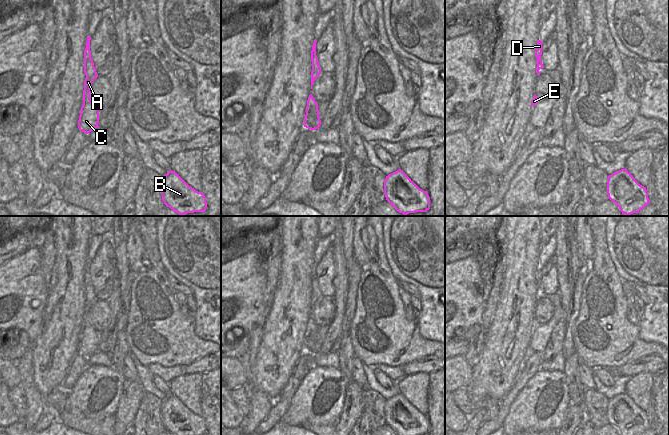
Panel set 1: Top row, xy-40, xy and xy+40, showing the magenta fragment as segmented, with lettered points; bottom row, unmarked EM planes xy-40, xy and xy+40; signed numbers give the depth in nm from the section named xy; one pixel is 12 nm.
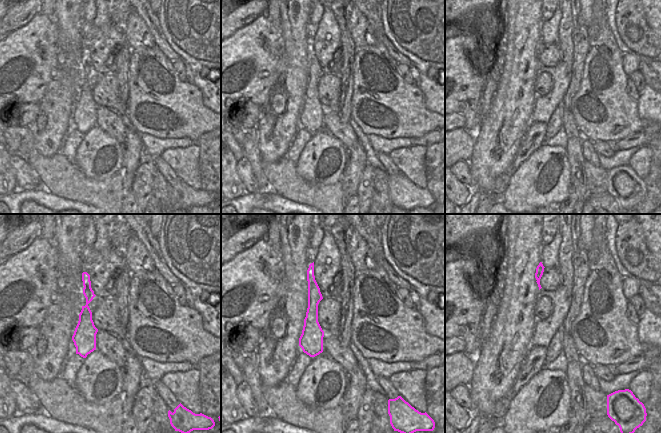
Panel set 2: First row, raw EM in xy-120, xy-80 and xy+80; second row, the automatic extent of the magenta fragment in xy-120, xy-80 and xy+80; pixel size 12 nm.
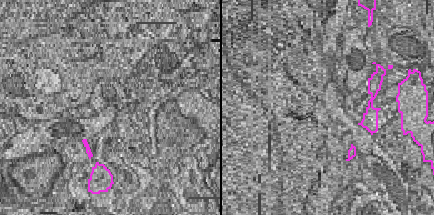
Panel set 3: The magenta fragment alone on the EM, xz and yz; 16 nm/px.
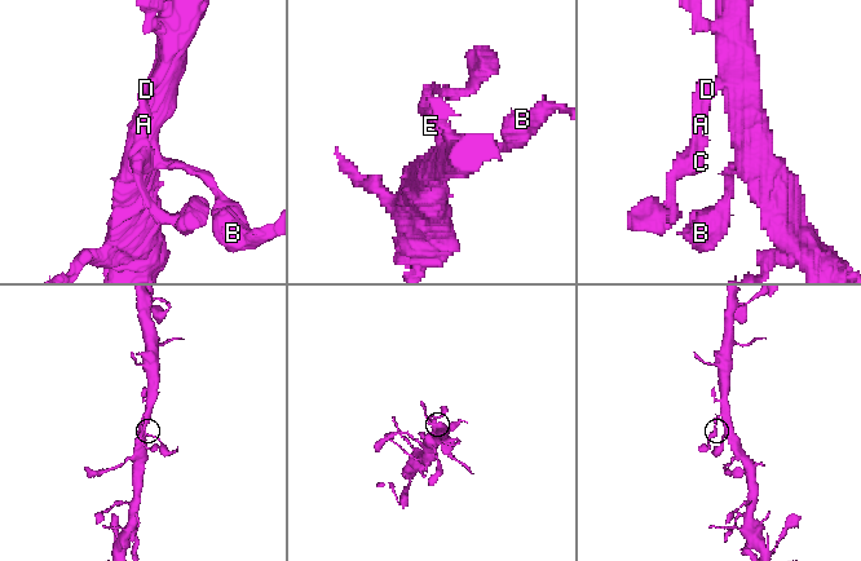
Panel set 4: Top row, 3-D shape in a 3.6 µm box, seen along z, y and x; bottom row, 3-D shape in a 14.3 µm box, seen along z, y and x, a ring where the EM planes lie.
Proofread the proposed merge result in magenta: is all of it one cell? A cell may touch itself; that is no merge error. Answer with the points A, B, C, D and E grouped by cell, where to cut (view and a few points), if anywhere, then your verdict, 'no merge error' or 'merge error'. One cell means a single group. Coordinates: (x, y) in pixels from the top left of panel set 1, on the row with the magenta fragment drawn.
A C E / B D | xy+40 (537, 57), (539, 58) | merge error

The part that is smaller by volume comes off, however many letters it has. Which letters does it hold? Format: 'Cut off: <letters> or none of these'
Cut off: A, C, E

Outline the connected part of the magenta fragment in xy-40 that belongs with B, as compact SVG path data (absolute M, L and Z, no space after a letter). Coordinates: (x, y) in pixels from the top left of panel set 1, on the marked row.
M169 171L162 177L160 192L166 207L183 216L187 213L205 212L206 197L189 186L176 172Z

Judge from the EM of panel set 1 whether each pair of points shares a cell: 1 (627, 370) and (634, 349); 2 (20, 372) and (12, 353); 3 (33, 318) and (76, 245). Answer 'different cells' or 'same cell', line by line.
1: different cells
2: different cells
3: different cells

